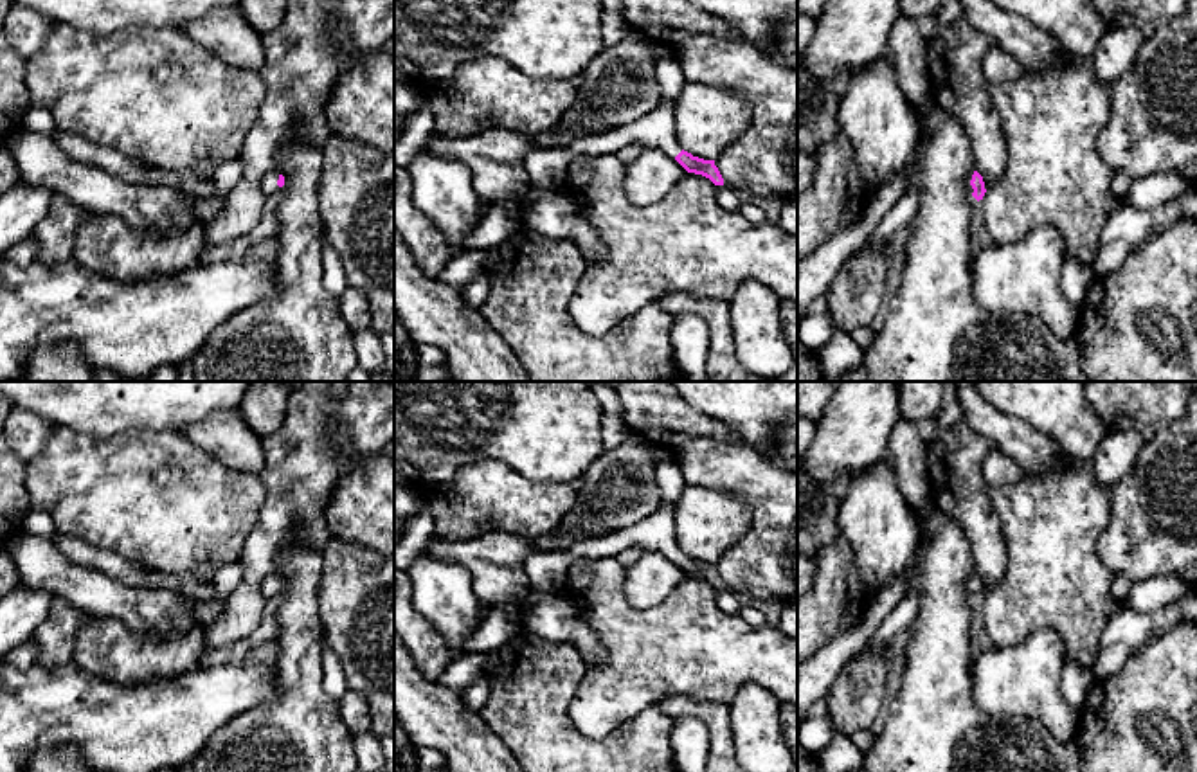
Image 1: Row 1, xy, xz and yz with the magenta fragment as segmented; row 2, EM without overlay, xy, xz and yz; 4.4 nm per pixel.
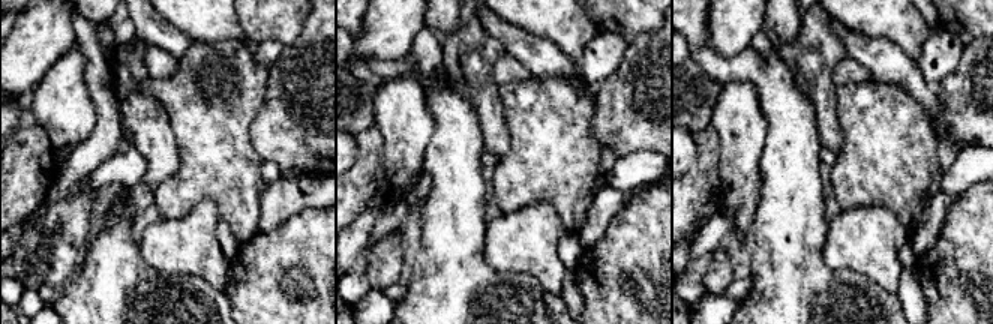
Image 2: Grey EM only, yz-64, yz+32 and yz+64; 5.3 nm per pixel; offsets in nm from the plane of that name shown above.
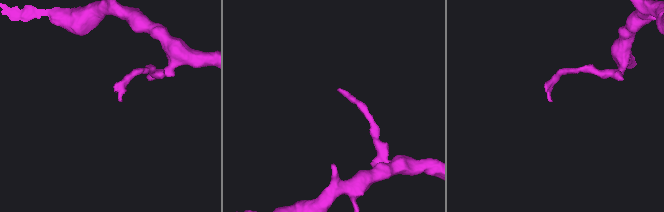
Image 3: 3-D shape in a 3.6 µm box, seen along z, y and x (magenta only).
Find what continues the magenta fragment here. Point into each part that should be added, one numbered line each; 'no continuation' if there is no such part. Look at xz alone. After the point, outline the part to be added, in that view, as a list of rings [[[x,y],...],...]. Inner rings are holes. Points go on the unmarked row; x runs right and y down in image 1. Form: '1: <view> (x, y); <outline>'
1: xz (546, 571); [[[662,502],[646,520],[605,536],[576,542],[569,551],[536,551],[524,560],[527,588],[536,596],[563,594],[567,570],[578,560],[616,558],[630,547],[653,549],[675,561],[682,551],[673,525],[675,504]]]

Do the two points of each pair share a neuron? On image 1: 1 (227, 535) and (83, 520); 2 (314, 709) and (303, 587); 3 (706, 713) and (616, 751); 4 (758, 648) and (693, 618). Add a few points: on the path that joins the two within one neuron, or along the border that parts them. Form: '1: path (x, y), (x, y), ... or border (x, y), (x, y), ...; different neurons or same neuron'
1: path (191, 520), (119, 520); same neuron
2: path (301, 679), (301, 618); same neuron
3: border (652, 704), (675, 717); different neurons
4: path (742, 648), (724, 648), (710, 634); same neuron

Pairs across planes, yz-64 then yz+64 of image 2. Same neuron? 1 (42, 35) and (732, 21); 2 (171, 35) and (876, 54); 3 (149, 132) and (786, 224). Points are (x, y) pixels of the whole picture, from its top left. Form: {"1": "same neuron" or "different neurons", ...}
{"1": "same neuron", "2": "same neuron", "3": "different neurons"}

